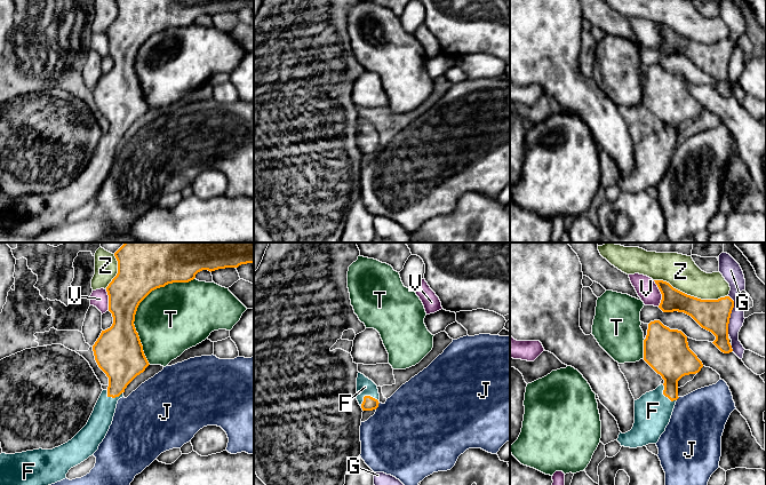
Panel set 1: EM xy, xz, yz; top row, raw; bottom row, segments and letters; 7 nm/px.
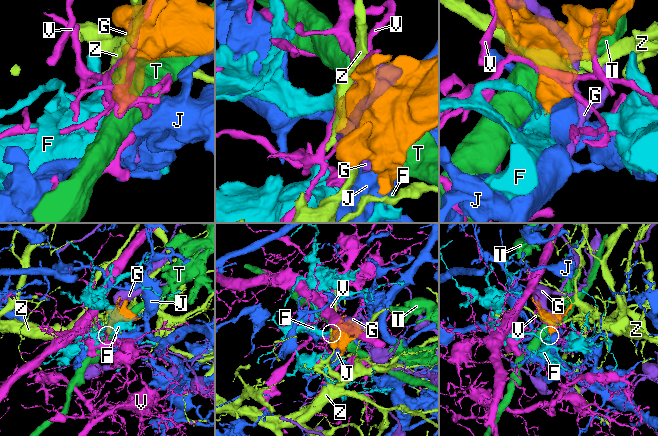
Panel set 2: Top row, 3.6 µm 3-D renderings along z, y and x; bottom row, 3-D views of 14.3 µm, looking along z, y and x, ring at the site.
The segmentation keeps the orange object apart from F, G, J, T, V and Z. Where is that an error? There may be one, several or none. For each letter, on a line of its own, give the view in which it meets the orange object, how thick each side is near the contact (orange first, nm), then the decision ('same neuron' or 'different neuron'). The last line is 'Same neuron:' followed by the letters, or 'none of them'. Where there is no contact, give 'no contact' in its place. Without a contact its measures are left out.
F: contact in xz; calibres 90 and 130 nm; same neuron
G: contact in yz; calibres 220 and 120 nm; different neuron
J: contact in xz; calibres 90 and 480 nm; different neuron
T: contact in xy; calibres 320 and 480 nm; different neuron
V: contact in yz; calibres 160 and 150 nm; different neuron
Z: contact in yz; calibres 220 and 240 nm; different neuron
Same neuron: F

